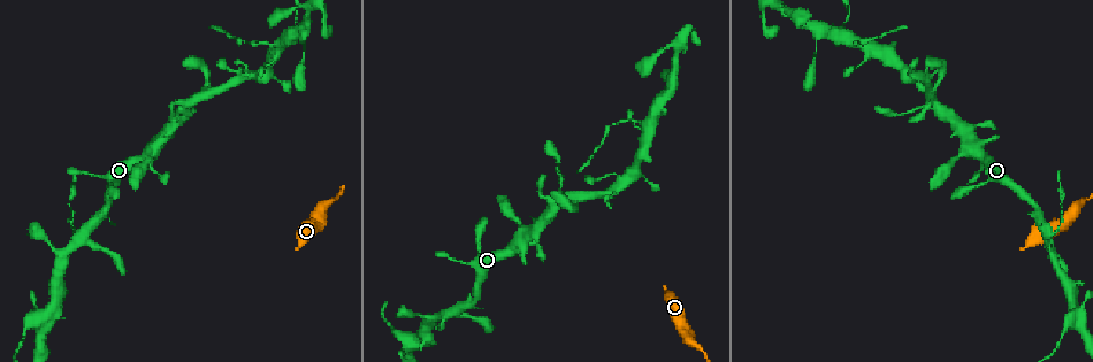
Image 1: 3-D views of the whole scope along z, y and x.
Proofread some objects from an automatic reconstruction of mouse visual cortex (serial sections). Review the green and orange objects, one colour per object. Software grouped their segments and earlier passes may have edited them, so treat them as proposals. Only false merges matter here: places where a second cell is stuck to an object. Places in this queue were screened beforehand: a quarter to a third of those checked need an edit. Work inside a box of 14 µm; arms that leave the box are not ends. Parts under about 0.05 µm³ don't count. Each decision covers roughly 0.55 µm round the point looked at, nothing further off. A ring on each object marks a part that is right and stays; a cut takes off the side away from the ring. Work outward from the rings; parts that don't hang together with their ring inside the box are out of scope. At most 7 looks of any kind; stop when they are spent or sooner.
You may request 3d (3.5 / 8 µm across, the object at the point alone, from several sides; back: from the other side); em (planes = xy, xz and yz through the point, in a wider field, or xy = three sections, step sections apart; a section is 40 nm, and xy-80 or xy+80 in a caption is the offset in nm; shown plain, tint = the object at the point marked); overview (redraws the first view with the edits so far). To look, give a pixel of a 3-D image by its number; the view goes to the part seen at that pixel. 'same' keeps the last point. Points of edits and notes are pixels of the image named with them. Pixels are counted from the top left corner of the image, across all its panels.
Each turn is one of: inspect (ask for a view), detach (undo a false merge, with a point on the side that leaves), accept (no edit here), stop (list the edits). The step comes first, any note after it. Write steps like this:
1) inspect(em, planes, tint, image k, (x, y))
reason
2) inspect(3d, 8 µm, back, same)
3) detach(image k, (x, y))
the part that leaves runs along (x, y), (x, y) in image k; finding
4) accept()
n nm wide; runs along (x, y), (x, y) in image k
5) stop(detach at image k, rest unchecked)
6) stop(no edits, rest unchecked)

inspect(3d, 8 µm, image 1, (413, 313))
a narrow waist

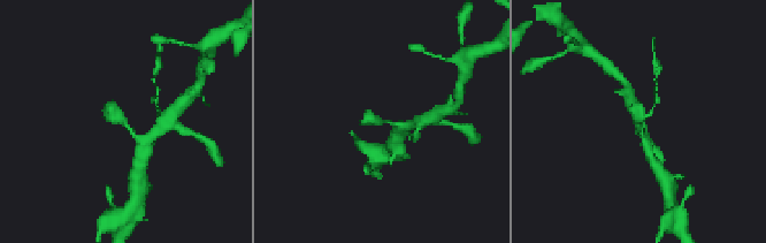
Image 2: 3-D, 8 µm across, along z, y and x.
inspect(3d, 3.5 µm, image 2, (126, 124))
closer look

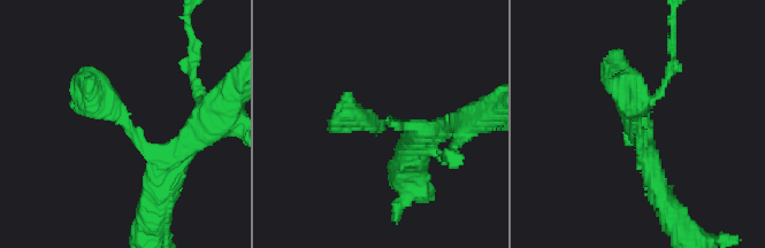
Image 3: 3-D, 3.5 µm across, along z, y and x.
inspect(em, xy, step 2, tint, image 3, (125, 115))
shape alone is not enough

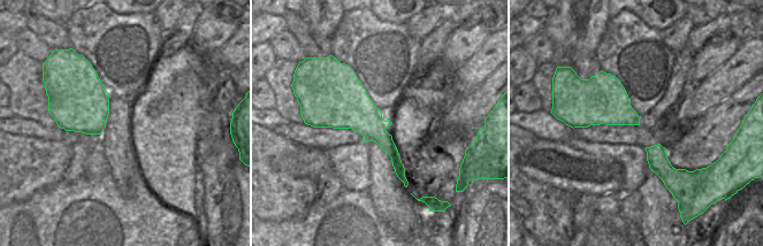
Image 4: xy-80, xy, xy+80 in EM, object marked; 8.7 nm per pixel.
accept()
continuous, no second cell

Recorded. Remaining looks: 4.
inspect(3d, 8 µm, image 1, (1070, 317))
branch point

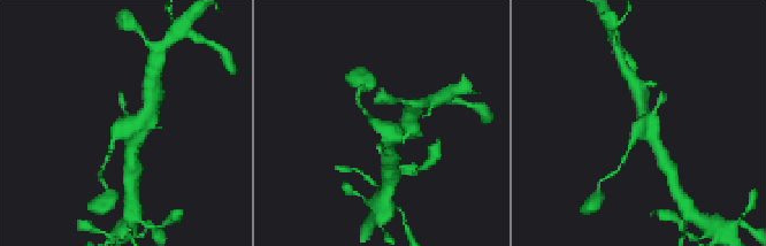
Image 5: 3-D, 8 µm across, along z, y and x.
inspect(3d, 3.5 µm, image 5, (126, 126))

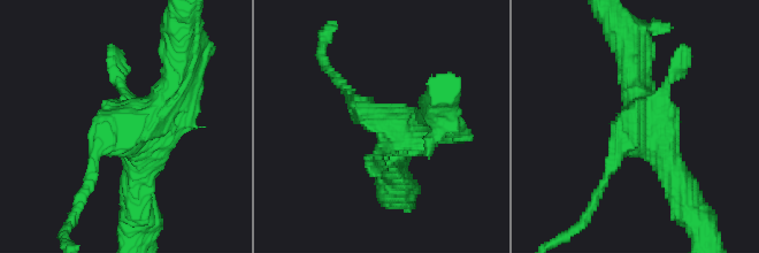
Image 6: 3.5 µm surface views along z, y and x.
inspect(em, xy, step 3, tint, image 6, (129, 125))
now the EM

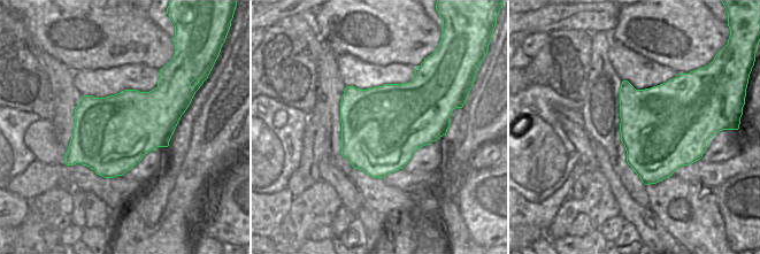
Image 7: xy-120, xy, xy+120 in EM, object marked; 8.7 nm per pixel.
accept()
runs along (628, 55), (642, 120), (677, 179) in image 6; all the same cell

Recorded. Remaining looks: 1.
stop(no edits, rest unchecked)

